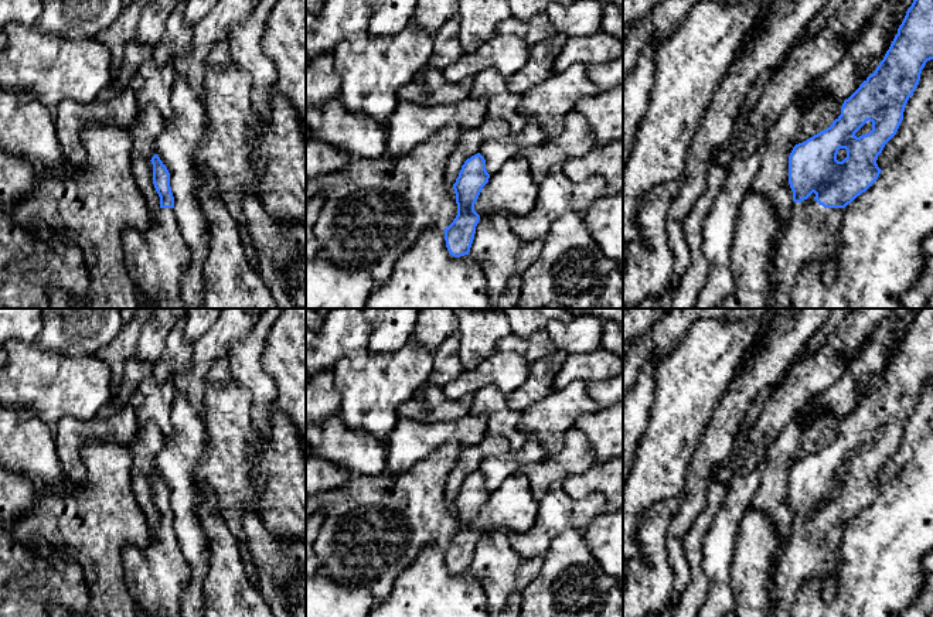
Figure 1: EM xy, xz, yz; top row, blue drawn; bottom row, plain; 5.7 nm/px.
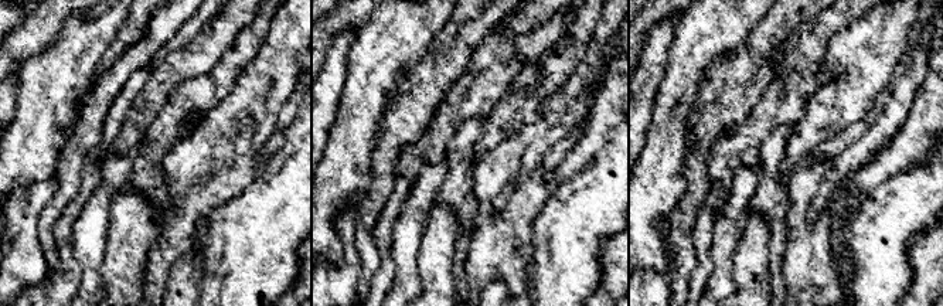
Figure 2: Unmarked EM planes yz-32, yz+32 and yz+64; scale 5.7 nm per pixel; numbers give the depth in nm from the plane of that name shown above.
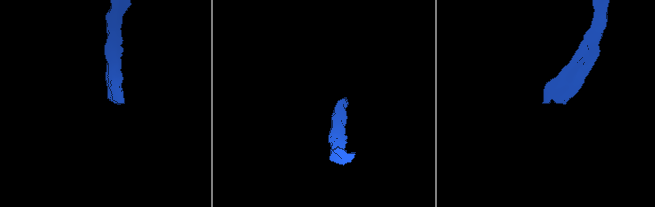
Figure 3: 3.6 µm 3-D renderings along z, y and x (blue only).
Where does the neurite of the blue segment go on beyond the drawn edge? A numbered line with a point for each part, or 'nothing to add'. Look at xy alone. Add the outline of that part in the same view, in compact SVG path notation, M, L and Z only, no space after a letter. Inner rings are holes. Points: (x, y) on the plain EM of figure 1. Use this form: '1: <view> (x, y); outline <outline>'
1: xy (156, 576); outline M159 525L150 545L123 549L126 586L137 617L183 617L181 593L191 579L174 525Z

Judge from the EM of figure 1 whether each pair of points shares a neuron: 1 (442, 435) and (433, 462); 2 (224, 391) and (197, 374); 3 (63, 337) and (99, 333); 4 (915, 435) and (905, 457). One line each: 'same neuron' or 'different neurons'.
1: different neurons
2: different neurons
3: same neuron
4: same neuron

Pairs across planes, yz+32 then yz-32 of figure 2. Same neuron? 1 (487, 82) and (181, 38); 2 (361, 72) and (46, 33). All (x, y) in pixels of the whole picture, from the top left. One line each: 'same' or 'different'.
1: different
2: different

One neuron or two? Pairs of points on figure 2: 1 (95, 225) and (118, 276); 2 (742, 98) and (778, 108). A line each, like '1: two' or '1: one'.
1: two
2: two

